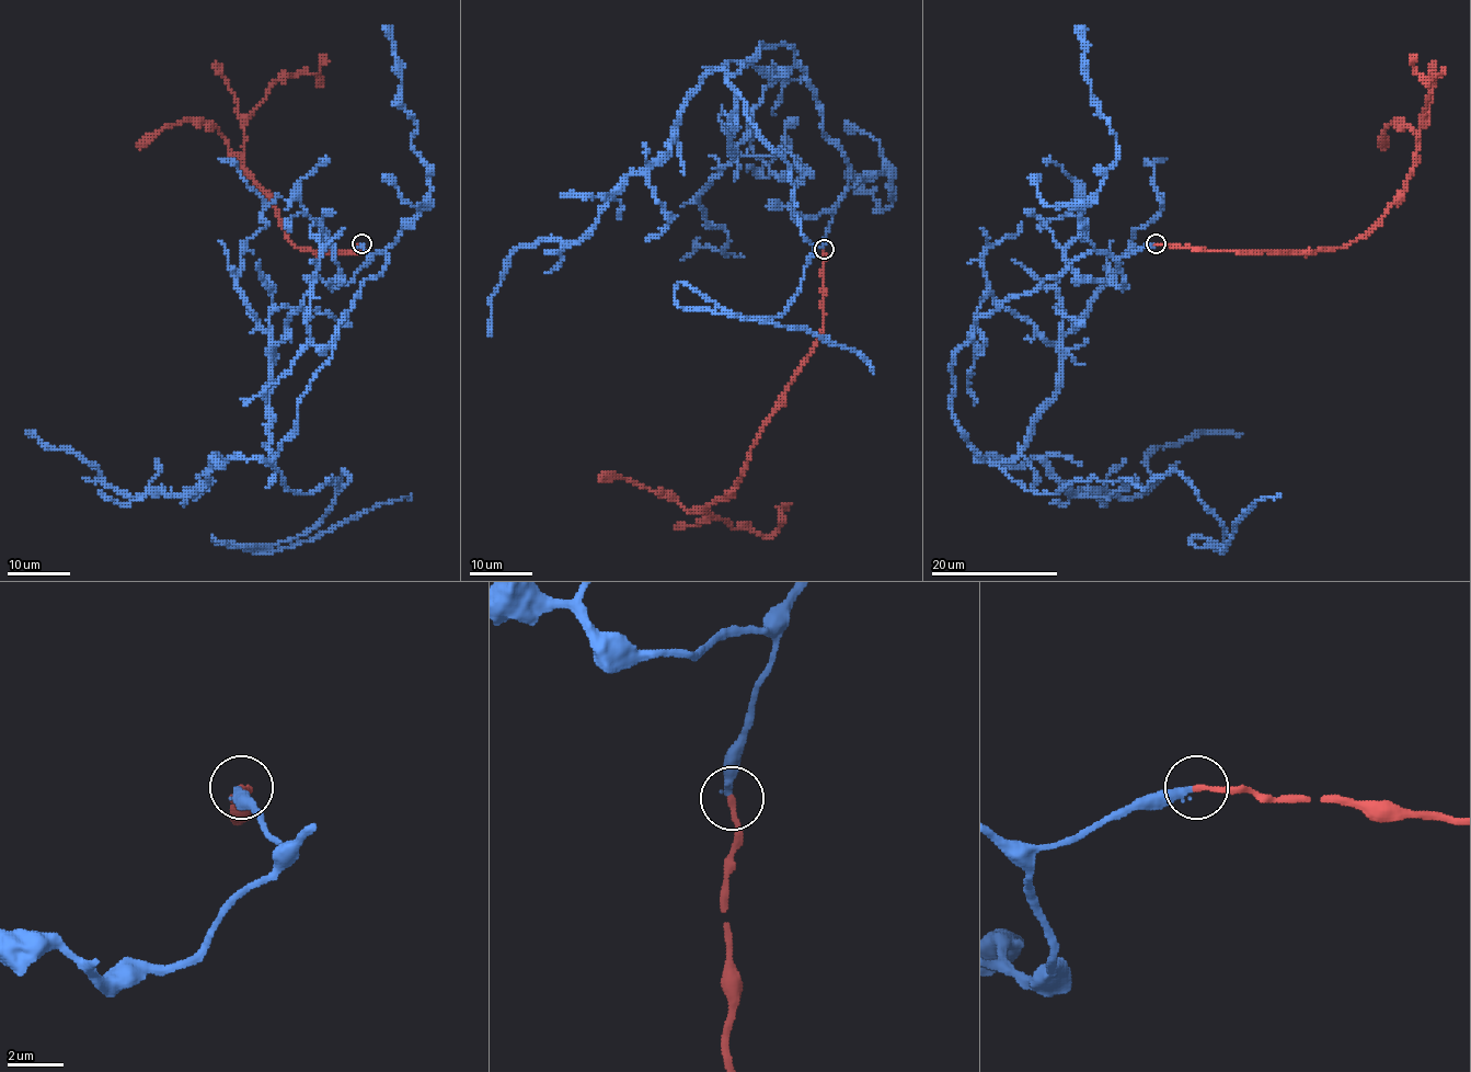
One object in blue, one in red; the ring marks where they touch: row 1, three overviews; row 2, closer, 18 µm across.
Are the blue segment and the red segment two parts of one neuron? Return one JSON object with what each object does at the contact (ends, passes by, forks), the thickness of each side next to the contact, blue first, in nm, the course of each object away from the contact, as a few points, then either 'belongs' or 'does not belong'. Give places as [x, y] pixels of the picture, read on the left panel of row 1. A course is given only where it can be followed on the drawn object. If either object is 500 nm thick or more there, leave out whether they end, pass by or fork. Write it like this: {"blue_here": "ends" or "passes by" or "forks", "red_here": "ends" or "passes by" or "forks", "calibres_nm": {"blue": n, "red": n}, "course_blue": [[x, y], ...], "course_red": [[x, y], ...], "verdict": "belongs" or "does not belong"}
{"blue_here": "ends", "red_here": "ends", "calibres_nm": {"blue": 300, "red": 200}, "course_blue": [[361, 243], [387, 268], [265, 462], [295, 493], [352, 477], [286, 540], [213, 539], [275, 551], [412, 494]], "course_red": [[361, 243], [361, 251], [298, 248], [243, 164], [244, 117], [276, 79], [320, 76], [325, 55]], "verdict": "belongs"}

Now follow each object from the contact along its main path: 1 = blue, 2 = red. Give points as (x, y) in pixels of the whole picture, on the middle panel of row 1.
1: (824, 248), (849, 160), (793, 47), (760, 44), (727, 82), (814, 254), (773, 318), (675, 301), (874, 375)
2: (824, 250), (824, 330), (760, 432), (738, 482), (705, 509), (734, 527), (773, 534), (788, 504)

